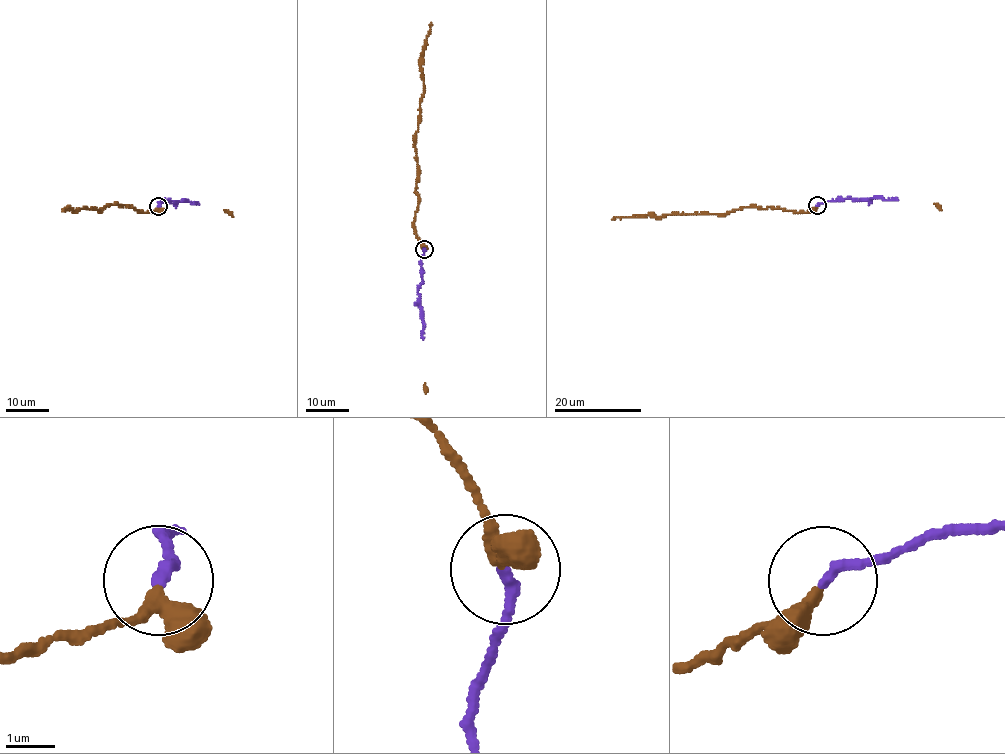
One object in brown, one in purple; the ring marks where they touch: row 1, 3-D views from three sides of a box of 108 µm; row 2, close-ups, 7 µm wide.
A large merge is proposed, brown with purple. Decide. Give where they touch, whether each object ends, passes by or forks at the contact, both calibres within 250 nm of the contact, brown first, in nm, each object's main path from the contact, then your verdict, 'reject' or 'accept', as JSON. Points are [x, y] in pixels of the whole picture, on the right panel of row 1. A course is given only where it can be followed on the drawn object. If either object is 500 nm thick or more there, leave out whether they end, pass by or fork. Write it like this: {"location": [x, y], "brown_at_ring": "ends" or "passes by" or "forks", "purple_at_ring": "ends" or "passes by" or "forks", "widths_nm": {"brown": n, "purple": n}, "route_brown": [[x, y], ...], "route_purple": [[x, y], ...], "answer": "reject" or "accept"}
{"location": [817, 205], "brown_at_ring": "passes by", "purple_at_ring": "ends", "widths_nm": {"brown": 240, "purple": 200}, "route_brown": [[817, 206], [805, 213], [771, 206], [749, 206], [724, 214], [675, 214], [611, 220]], "route_purple": [[817, 205], [850, 198], [897, 199]], "answer": "accept"}

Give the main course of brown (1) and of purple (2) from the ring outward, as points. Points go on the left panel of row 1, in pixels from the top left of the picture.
1: (158, 207), (146, 213), (113, 204), (101, 210), (67, 208), (63, 211)
2: (158, 206), (159, 202), (170, 200), (199, 204)

